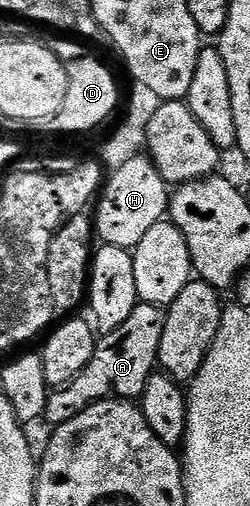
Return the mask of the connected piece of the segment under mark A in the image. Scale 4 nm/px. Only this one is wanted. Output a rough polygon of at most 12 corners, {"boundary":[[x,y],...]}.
{"boundary":[[138,303],[78,376],[50,391],[44,419],[101,400],[136,401],[158,367],[165,308]]}

